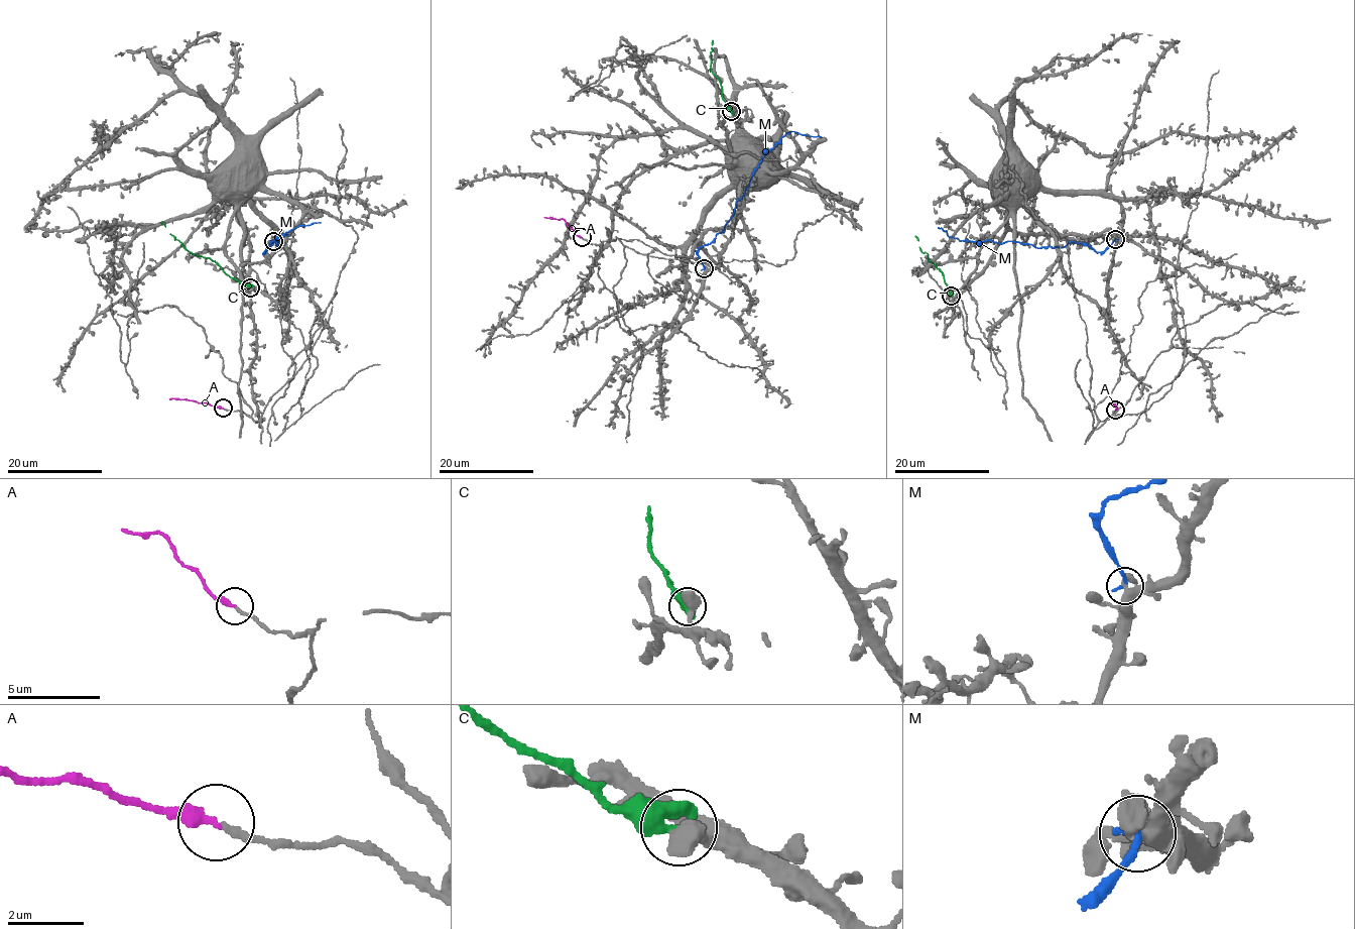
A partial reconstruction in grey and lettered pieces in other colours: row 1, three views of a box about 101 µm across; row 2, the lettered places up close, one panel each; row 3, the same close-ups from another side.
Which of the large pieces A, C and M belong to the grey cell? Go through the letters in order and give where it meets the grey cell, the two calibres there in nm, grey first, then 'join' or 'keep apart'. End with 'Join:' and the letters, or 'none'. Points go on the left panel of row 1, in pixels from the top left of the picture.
A: (223, 408) | 170/300 nm | join
C: (250, 287) | 600/480 nm | keep apart
M: (273, 241) | 380/200 nm | keep apart
Join: A

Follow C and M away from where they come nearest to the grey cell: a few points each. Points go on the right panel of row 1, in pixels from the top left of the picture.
C: (951, 295), (939, 268), (920, 250), (915, 235)
M: (1115, 239), (1100, 251), (1076, 241), (1062, 247), (1039, 247), (1013, 241), (960, 241), (938, 229)

